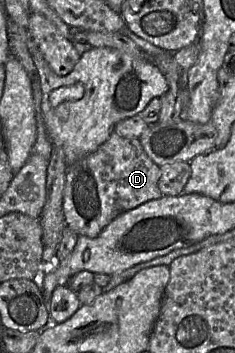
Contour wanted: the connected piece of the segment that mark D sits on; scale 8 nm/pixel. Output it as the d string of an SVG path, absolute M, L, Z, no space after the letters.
M113 131L97 150L84 156L68 168L62 205L66 227L79 236L97 237L120 214L147 201L163 197L164 195L158 187L160 175L160 167L146 154L139 138L122 137Z

